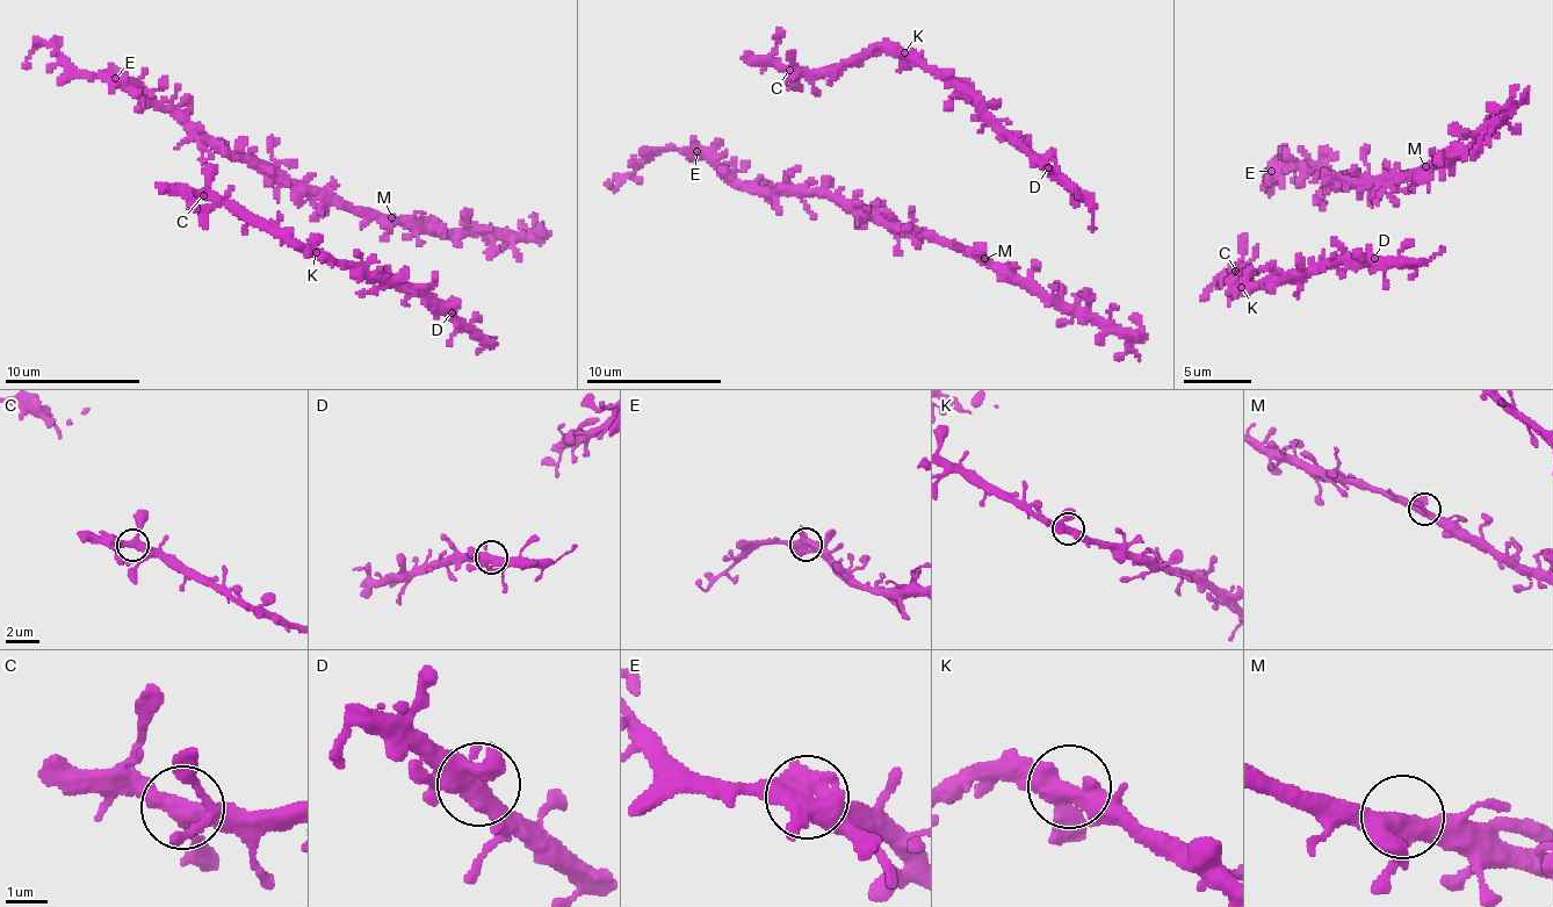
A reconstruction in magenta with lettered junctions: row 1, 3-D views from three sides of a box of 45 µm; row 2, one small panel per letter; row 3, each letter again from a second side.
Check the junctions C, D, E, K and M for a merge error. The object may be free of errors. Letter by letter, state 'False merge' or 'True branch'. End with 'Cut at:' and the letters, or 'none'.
C: True branch
D: True branch
E: False merge
K: True branch
M: True branch
Cut at: E

